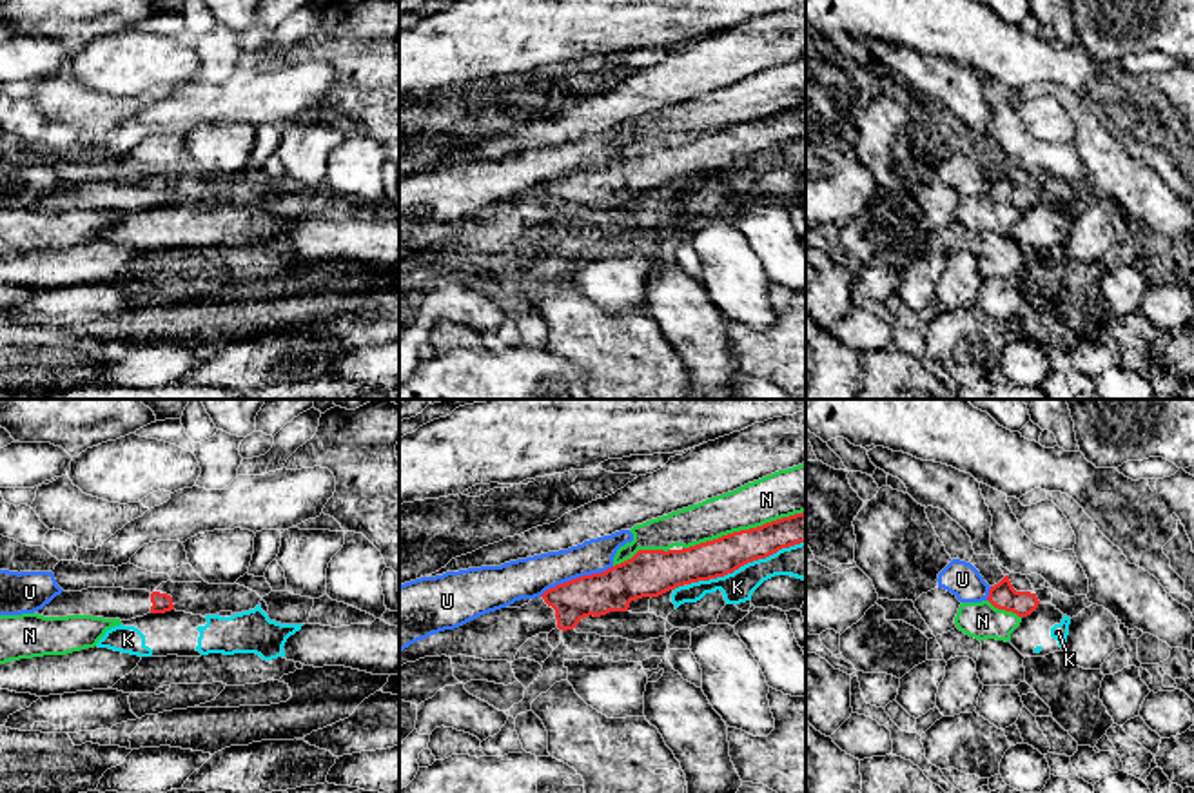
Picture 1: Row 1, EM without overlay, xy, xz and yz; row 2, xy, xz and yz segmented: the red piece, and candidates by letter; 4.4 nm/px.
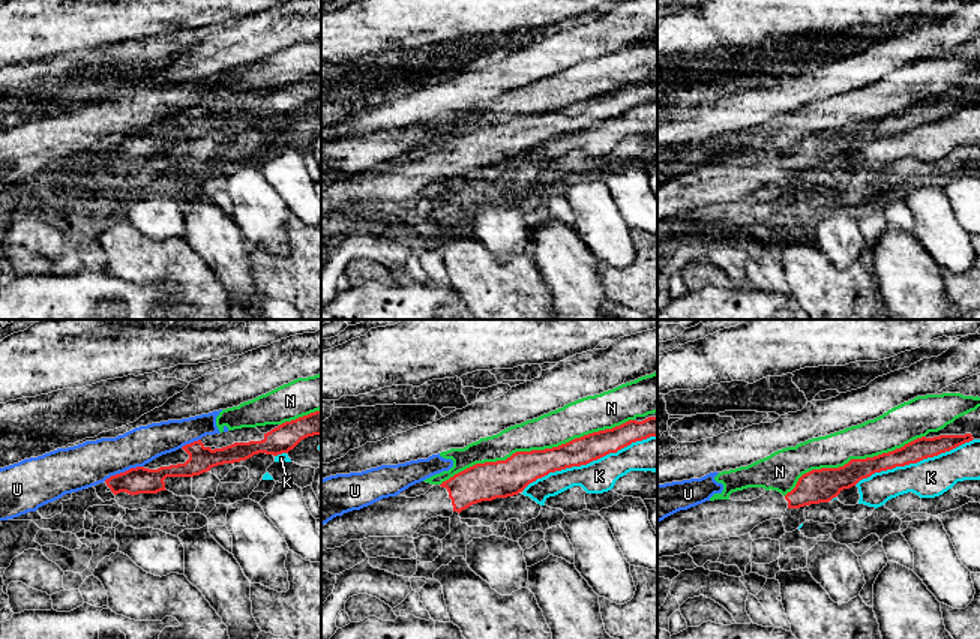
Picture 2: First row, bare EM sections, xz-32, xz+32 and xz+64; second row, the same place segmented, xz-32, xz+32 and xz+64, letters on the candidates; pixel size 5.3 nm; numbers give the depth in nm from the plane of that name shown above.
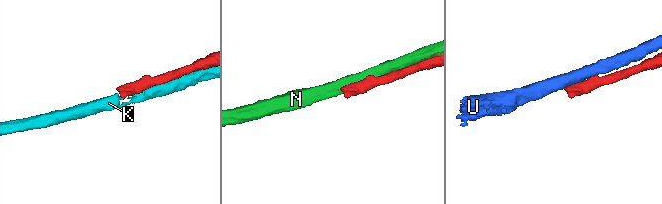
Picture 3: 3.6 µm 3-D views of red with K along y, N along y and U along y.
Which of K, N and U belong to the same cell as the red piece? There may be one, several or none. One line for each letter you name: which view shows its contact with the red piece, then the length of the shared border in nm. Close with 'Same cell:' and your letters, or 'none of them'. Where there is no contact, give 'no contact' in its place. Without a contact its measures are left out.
Same cell: none of them

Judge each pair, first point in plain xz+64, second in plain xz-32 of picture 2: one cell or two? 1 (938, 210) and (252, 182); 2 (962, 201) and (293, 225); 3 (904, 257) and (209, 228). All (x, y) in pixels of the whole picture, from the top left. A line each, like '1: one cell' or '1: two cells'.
1: one cell
2: two cells
3: one cell

